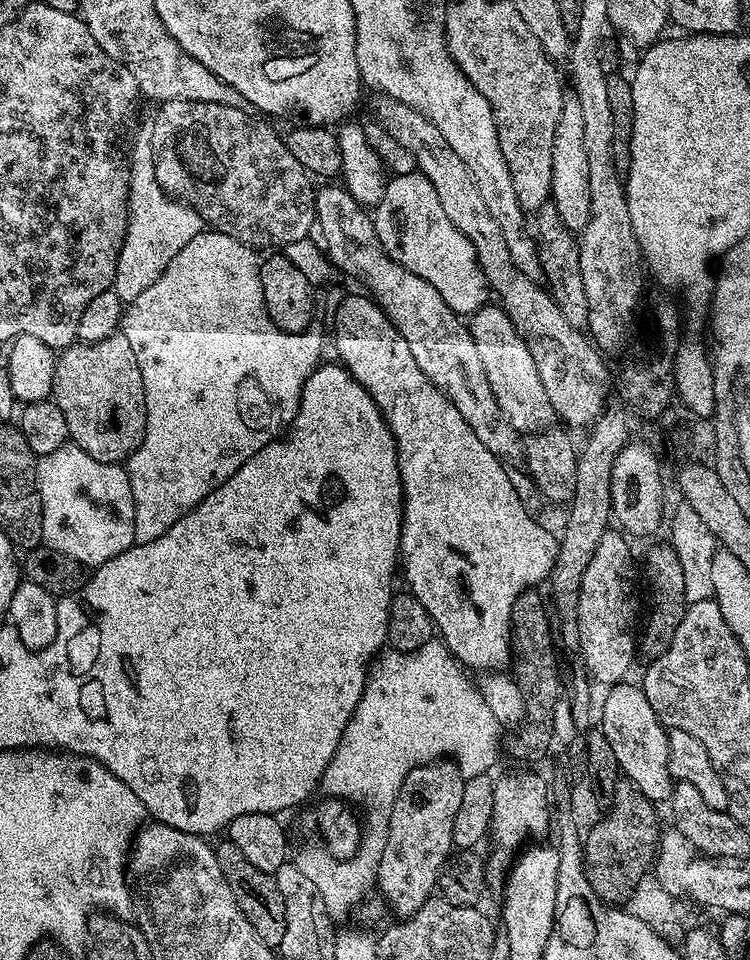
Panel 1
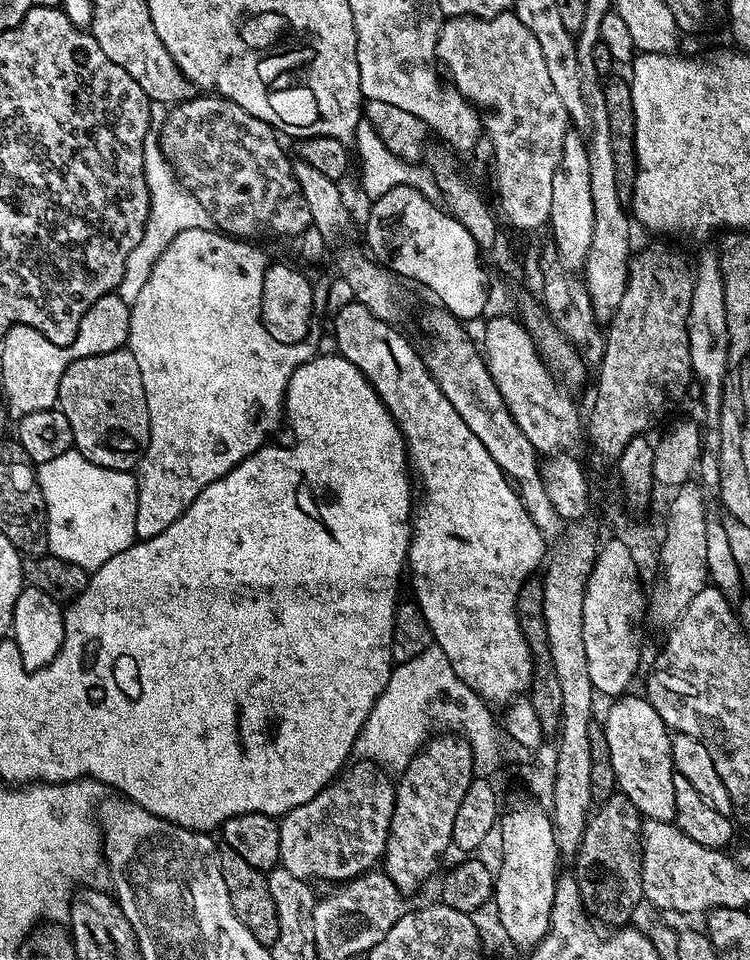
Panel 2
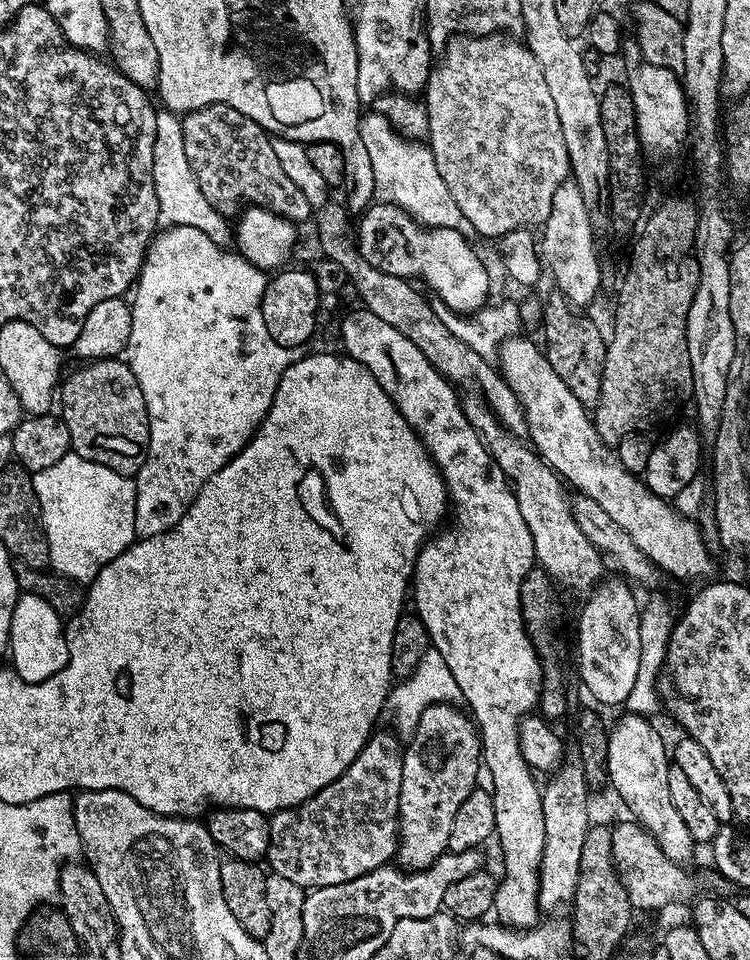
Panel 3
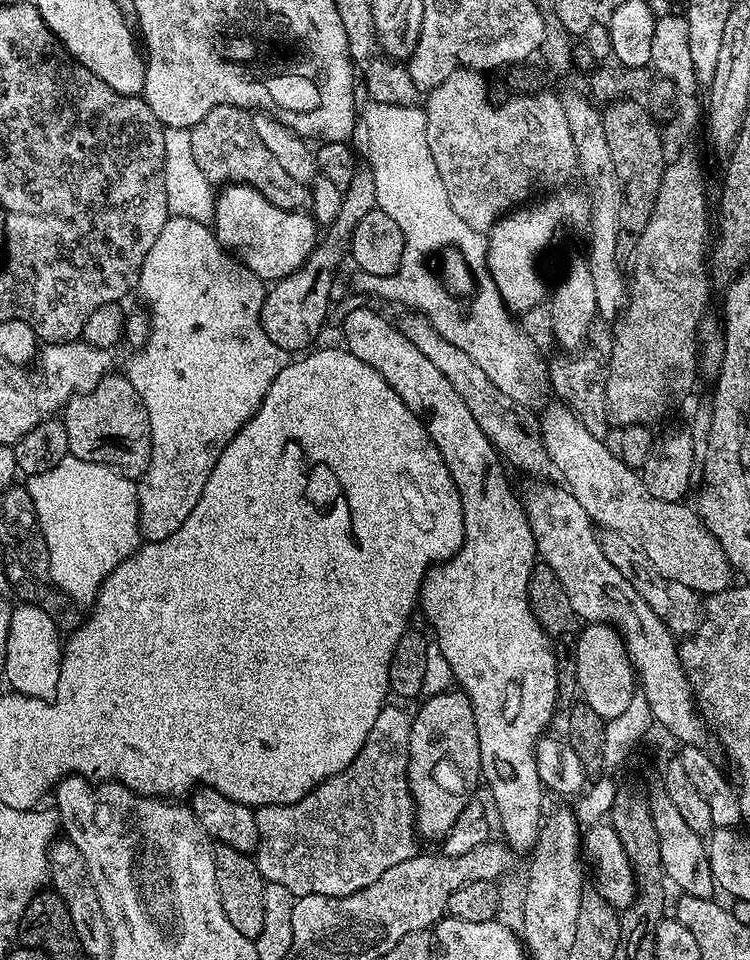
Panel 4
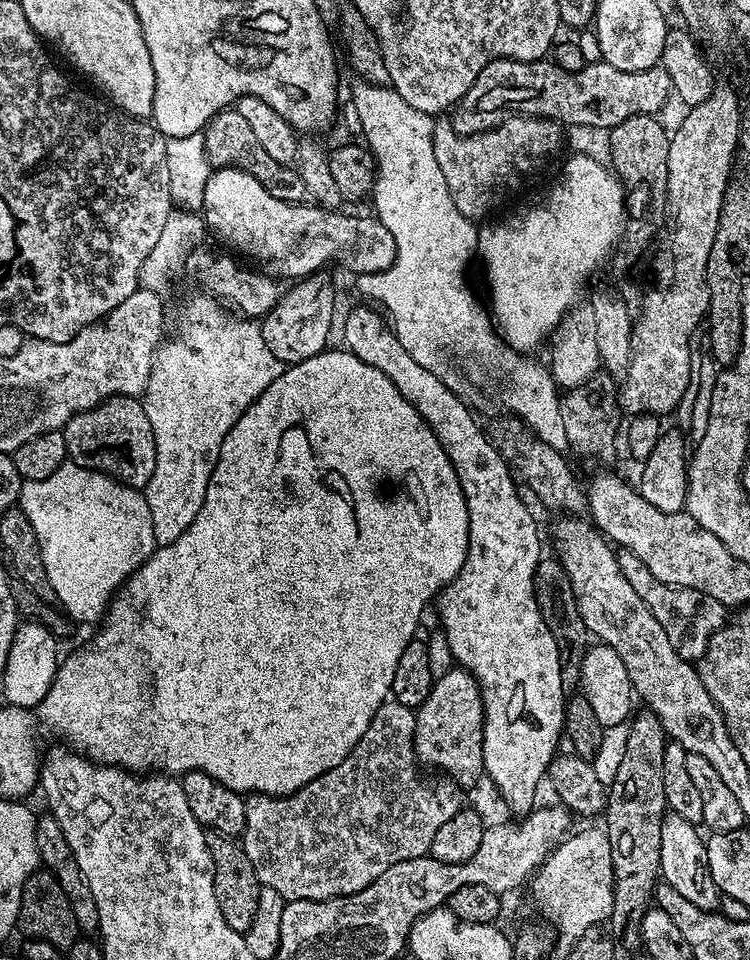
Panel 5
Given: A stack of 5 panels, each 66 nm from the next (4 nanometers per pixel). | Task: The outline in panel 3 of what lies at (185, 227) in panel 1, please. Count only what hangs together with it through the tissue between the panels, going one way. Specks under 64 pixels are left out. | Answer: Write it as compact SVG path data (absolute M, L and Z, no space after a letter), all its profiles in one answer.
M160 110L156 113L156 129L154 130L154 194L158 194L158 225L161 229L173 228L174 226L194 226L203 228L204 233L216 244L227 245L230 240L230 224L227 224L225 213L220 212L202 194L202 190L196 181L194 170L186 158L186 146L182 134L182 120L177 113Z

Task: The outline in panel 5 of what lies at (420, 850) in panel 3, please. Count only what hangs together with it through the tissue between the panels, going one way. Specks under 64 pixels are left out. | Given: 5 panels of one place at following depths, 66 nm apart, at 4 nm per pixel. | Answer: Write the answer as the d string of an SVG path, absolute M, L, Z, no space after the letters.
M453 666L449 672L435 677L430 694L426 698L426 702L422 702L420 707L415 709L416 714L416 754L421 765L427 766L429 764L432 768L445 768L449 772L451 779L455 781L457 785L463 786L463 784L472 784L479 776L485 775L484 770L484 699L480 693L480 684L473 678L471 672L467 668L461 668L459 666Z

